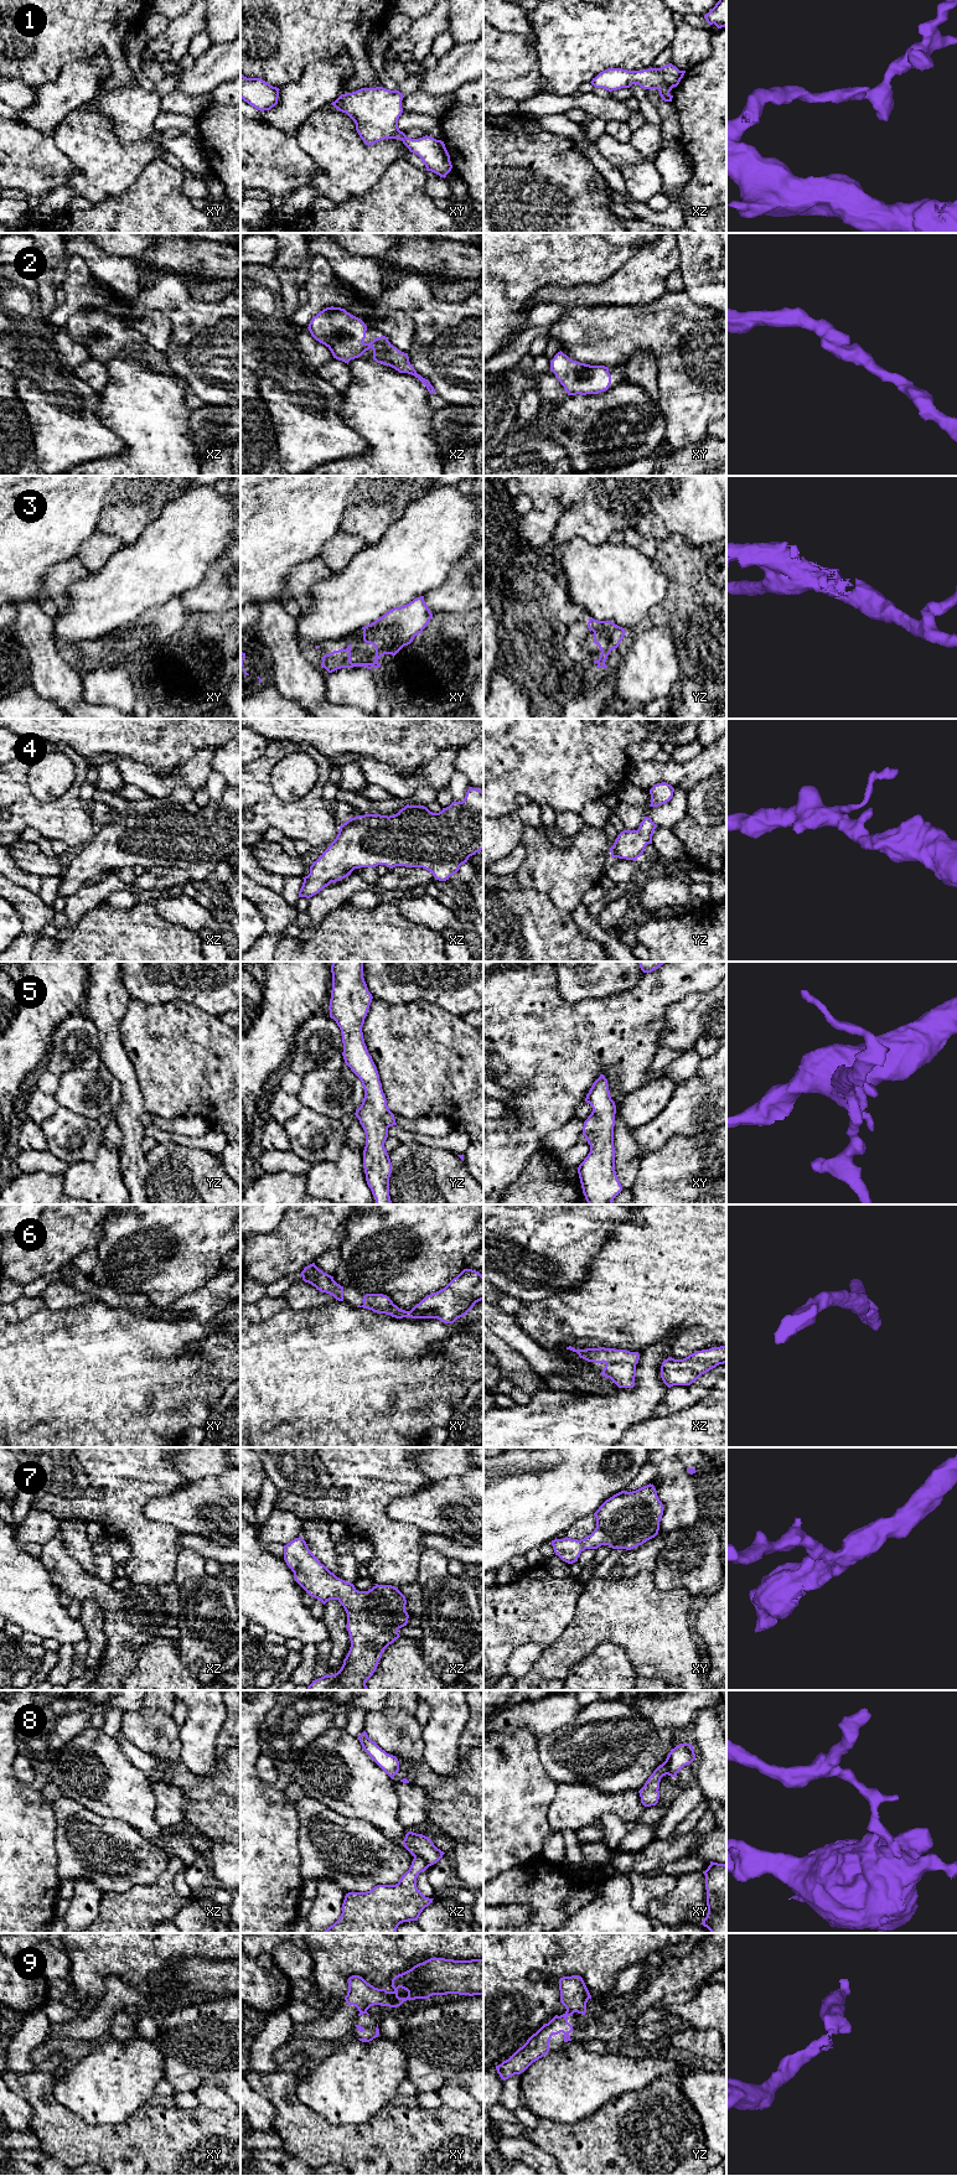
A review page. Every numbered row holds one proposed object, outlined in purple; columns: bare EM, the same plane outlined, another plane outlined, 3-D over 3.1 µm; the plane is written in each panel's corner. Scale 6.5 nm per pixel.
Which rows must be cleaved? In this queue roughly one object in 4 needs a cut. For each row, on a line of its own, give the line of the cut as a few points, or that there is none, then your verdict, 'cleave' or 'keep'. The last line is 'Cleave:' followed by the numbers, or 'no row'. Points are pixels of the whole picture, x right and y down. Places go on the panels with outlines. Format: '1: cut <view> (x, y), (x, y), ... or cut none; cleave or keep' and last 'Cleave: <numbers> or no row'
1: cut none; keep
2: cut none; keep
3: cut none; keep
4: cut none; keep
5: cut none; keep
6: cut none; keep
7: cut none; keep
8: cut xz (414, 1855), (418, 1855), (428, 1866); cleave
9: cut yz (567, 2010), (573, 2013); cleave
Cleave: 8, 9

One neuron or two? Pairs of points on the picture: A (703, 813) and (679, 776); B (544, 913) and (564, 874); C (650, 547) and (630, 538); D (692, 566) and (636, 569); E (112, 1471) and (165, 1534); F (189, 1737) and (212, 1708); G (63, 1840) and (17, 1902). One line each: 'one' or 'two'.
A: two
B: two
C: one
D: two
E: one
F: one
G: two

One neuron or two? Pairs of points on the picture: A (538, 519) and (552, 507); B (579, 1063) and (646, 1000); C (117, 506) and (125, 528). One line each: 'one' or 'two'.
A: one
B: one
C: one

